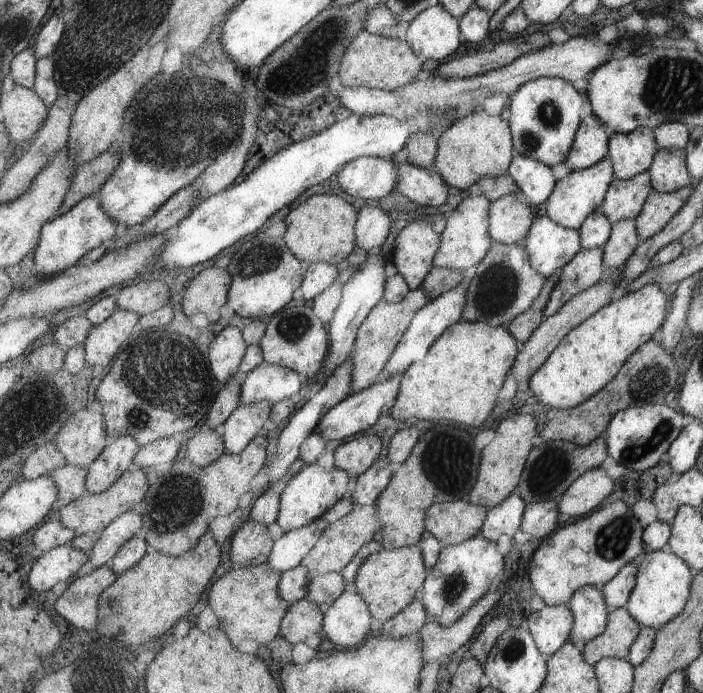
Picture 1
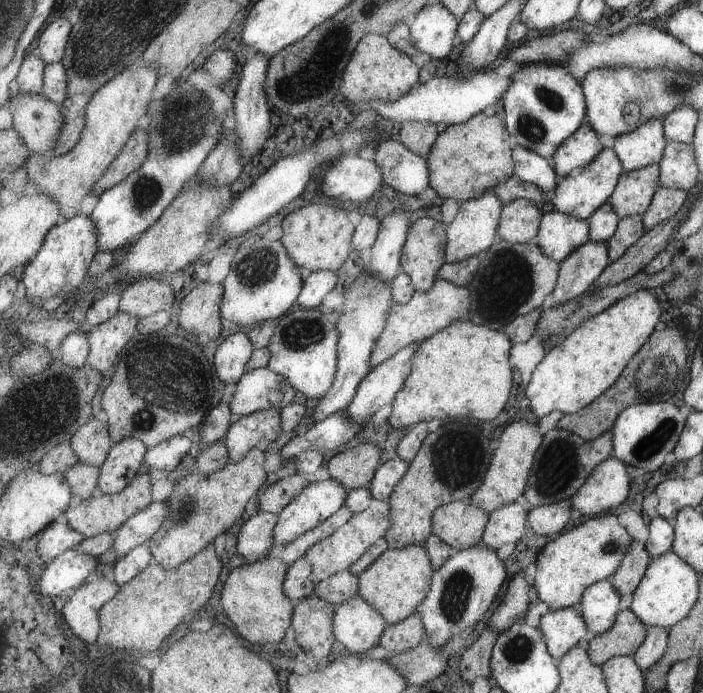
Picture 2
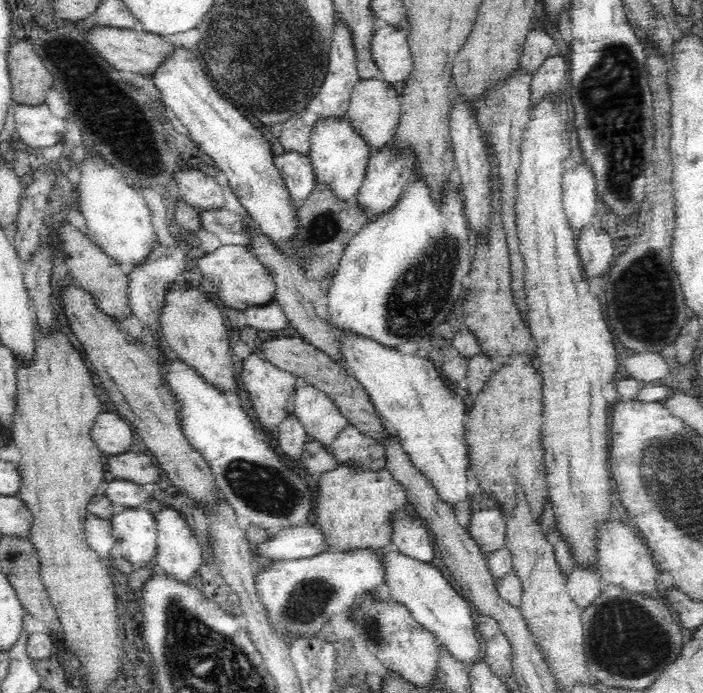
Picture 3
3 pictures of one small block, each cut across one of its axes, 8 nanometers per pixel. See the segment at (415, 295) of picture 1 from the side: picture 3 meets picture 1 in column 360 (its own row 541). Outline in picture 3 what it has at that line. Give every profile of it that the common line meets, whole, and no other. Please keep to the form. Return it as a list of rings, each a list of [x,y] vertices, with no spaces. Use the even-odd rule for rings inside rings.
[[[340,463],[315,477],[318,486],[317,506],[313,517],[315,524],[326,533],[326,541],[336,550],[350,550],[356,547],[391,547],[394,534],[394,514],[409,513],[409,498],[404,485],[382,467],[372,469],[352,463]]]

